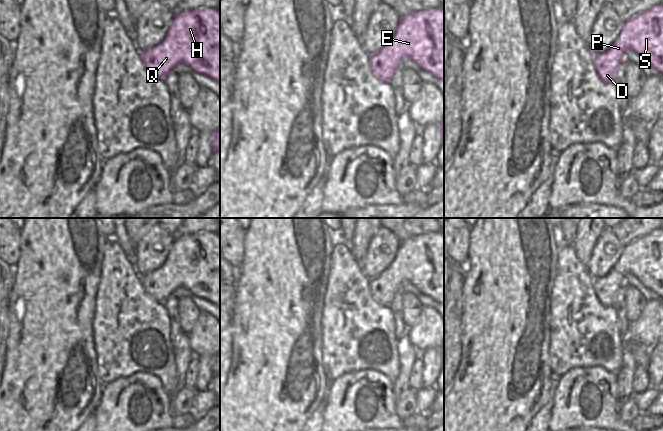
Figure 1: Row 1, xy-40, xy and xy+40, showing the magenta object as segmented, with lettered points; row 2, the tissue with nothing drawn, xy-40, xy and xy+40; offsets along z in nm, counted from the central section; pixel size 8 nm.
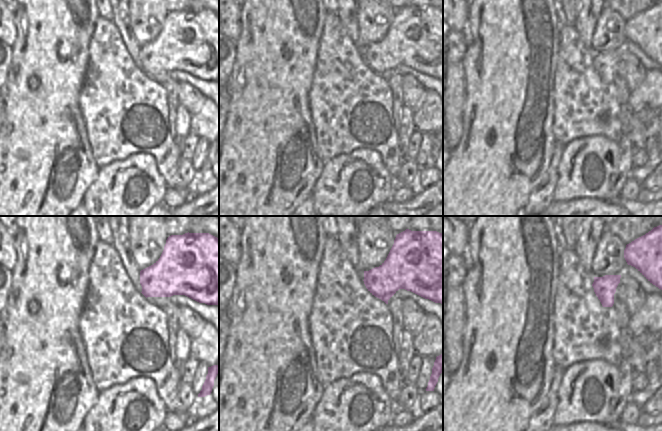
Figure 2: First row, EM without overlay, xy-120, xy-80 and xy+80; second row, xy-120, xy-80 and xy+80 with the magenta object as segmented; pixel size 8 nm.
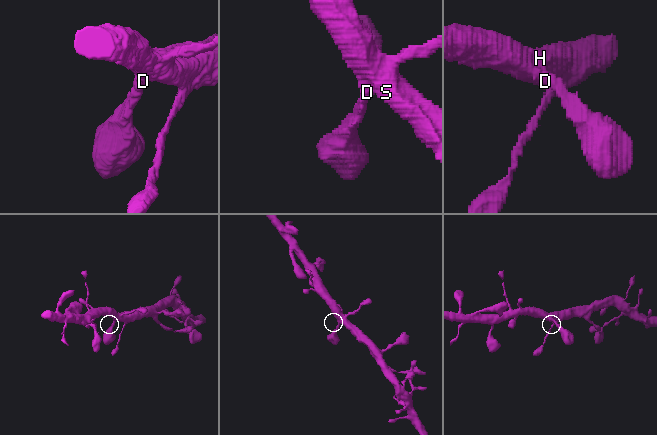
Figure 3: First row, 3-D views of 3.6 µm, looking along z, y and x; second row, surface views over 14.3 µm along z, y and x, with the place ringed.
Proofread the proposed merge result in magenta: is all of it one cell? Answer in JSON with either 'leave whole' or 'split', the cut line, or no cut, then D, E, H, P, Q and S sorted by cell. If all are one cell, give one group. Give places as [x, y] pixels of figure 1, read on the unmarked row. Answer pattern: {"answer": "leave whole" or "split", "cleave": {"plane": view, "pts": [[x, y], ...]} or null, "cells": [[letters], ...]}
{"answer": "leave whole", "cleave": null, "cells": [["D", "E", "H", "P", "Q", "S"]]}

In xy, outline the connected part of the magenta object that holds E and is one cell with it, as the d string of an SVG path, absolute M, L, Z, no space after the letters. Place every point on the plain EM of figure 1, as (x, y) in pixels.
M441 231L401 241L393 262L378 277L369 279L369 288L377 303L389 307L402 283L410 283L424 295L444 305L444 234Z

